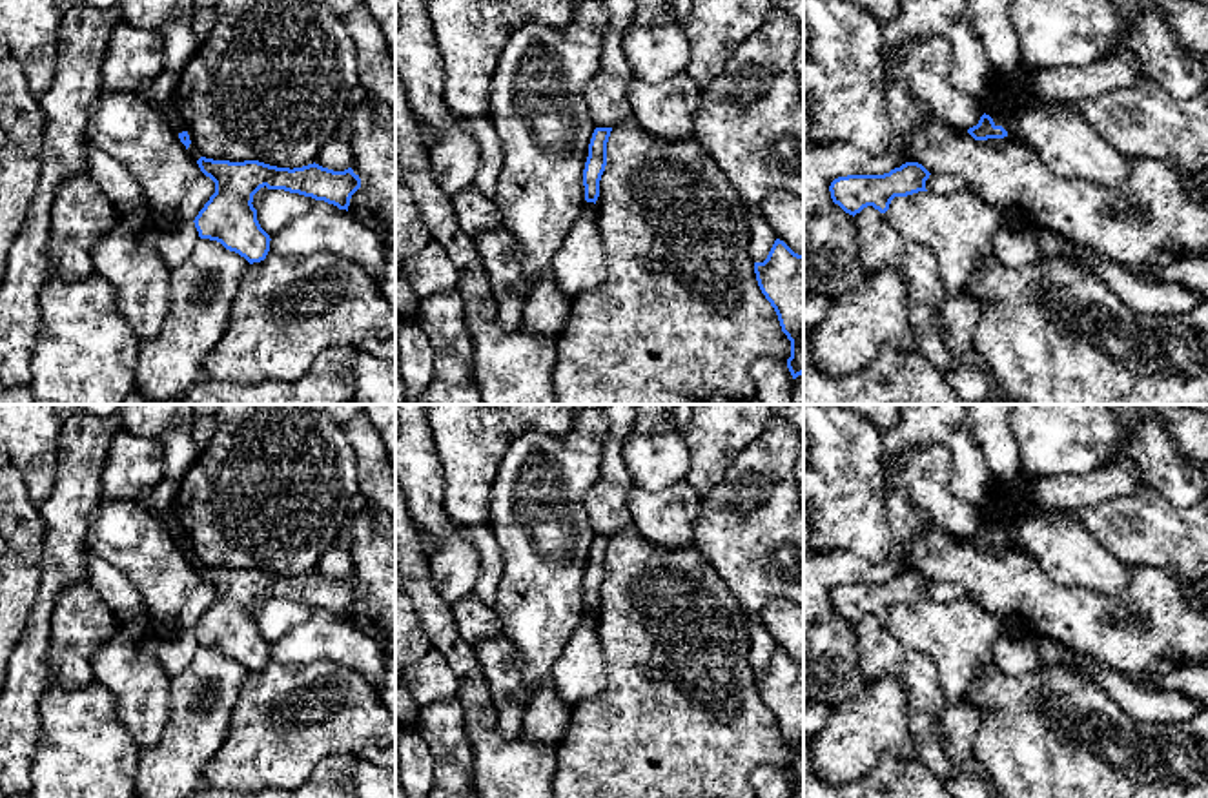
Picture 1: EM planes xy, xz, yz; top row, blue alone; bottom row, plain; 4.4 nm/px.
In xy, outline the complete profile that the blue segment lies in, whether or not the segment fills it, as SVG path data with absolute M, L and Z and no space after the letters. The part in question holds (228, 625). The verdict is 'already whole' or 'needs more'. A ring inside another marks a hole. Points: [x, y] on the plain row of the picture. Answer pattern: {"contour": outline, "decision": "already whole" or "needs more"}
{"contour": "M200 565L197 572L215 590L215 601L193 629L199 645L220 650L250 672L266 667L271 649L251 612L261 596L299 601L346 619L352 603L361 596L361 587L352 576L333 579L315 570L290 578L259 568L230 570Z", "decision": "already whole"}

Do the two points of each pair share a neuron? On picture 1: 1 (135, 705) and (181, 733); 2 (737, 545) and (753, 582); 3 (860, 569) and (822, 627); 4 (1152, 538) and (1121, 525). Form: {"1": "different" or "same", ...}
{"1": "different", "2": "same", "3": "same", "4": "same"}

